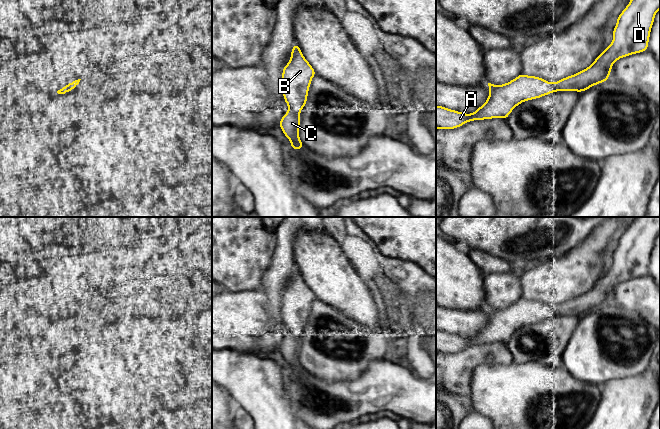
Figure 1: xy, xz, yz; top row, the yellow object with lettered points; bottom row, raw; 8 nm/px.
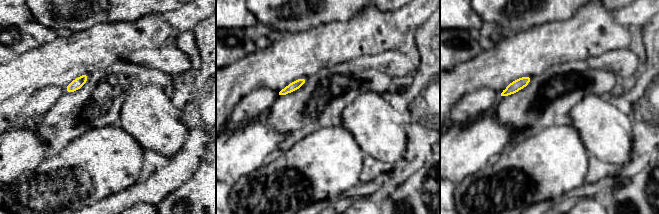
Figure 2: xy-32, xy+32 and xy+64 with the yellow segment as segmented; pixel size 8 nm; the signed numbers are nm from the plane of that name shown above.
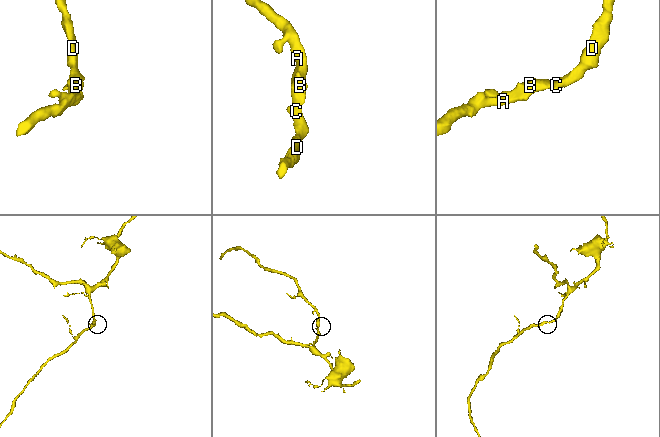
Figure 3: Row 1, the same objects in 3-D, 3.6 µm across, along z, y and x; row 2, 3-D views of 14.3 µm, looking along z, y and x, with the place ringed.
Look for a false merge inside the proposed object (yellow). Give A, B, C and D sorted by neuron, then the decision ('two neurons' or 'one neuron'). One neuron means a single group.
groups A B C D; one neuron

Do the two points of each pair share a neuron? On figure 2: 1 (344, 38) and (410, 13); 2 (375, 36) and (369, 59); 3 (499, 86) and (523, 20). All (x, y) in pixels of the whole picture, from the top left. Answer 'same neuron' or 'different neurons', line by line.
1: different neurons
2: different neurons
3: different neurons

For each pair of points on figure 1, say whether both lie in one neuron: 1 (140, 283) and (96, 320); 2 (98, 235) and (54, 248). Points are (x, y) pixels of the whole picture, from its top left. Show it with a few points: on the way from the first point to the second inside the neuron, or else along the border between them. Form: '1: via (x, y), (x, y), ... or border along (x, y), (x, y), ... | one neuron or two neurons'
1: border along (124, 285), (135, 291), (151, 294), (154, 297) | two neurons
2: via (87, 235), (71, 250), (65, 249) | one neuron

